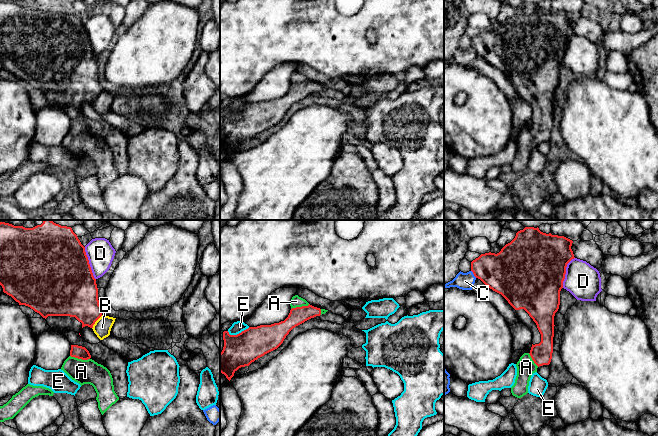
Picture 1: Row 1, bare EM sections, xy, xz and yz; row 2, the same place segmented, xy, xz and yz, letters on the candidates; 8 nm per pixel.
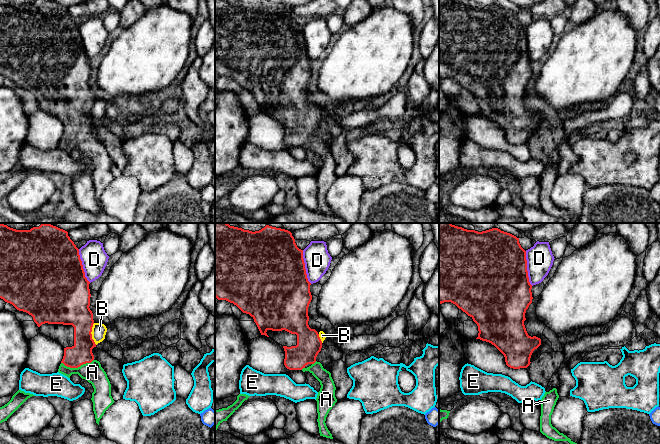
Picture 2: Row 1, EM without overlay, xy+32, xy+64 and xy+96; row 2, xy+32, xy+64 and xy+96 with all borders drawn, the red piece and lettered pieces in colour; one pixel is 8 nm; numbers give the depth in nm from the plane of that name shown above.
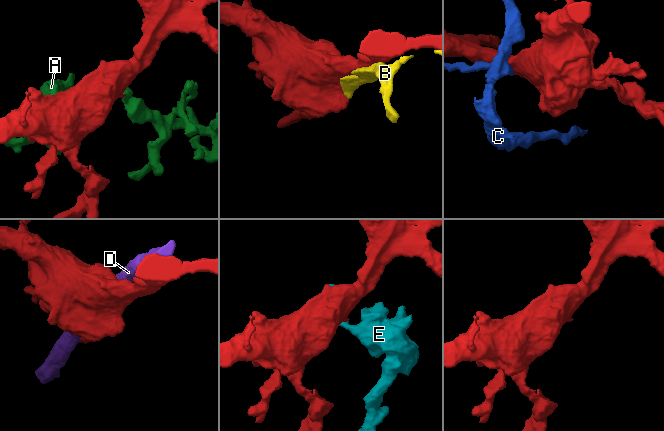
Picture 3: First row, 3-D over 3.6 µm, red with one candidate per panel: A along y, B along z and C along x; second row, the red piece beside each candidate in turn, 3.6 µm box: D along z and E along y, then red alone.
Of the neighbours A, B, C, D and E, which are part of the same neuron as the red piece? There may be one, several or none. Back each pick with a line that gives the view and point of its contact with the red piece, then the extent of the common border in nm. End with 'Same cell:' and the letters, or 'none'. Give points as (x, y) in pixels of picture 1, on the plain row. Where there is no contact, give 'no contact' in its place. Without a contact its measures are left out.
A: xy (80, 134) | 160 nm
Same cell: A

